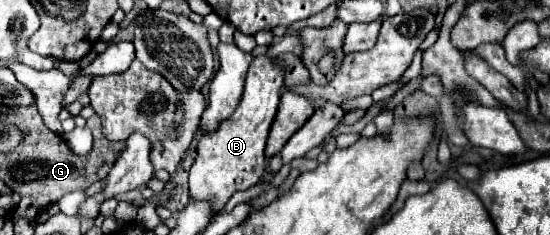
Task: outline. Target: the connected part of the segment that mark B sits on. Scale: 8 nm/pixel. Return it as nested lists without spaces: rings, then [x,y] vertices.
[[[256,56],[250,64],[246,86],[242,100],[234,114],[220,124],[214,134],[204,134],[198,142],[198,158],[190,168],[190,198],[196,202],[214,202],[214,216],[220,214],[230,200],[230,196],[238,190],[248,190],[256,186],[264,174],[266,156],[264,146],[276,116],[280,96],[284,90],[284,72],[274,66],[272,58]]]

